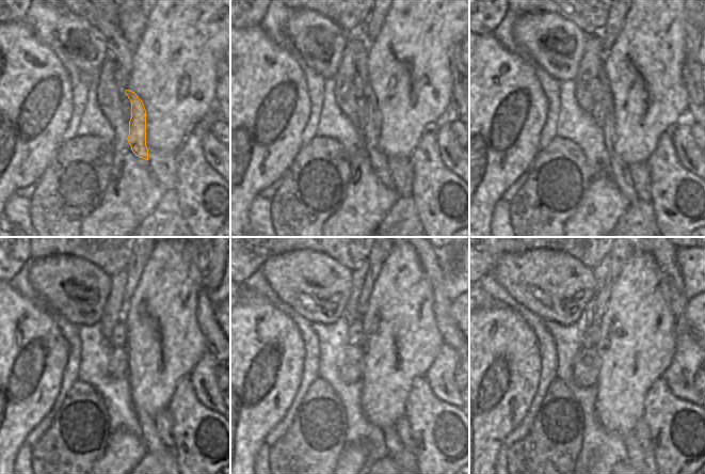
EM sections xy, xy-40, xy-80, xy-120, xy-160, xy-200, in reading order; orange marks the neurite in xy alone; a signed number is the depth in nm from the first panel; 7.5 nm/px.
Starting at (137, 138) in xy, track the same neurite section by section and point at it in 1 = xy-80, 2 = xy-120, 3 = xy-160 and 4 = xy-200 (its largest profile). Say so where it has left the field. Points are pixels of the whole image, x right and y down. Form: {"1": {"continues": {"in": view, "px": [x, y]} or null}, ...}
{"1": {"continues": {"in": "xy-80", "px": [620, 171]}}, "2": {"continues": {"in": "xy-120", "px": [149, 435]}}, "3": {"continues": {"in": "xy-160", "px": [397, 451]}}, "4": {"continues": {"in": "xy-200", "px": [636, 454]}}}

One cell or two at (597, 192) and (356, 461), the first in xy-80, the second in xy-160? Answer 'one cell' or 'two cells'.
one cell

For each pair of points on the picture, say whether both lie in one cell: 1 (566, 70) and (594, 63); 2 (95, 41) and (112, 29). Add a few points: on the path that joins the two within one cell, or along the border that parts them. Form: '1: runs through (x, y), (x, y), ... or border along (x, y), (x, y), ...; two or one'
1: border along (586, 44), (577, 75), (574, 78); two
2: border along (84, 18), (102, 35), (108, 54); two

